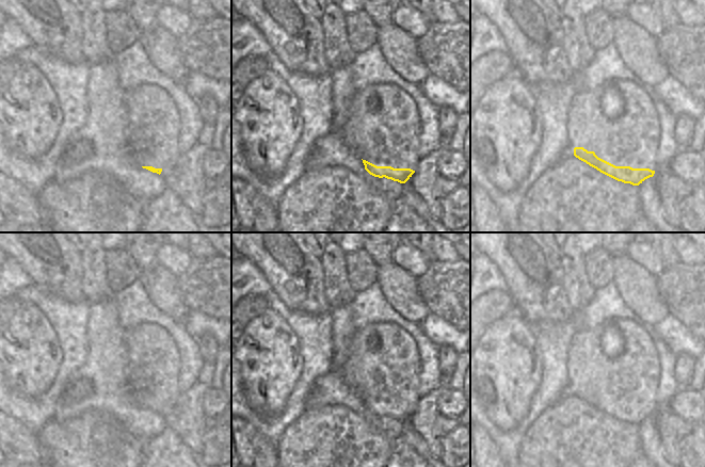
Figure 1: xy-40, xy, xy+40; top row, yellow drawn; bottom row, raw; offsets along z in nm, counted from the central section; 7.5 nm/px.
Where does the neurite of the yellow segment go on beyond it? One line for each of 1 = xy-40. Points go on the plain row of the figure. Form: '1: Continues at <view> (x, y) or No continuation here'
1: No continuation here

